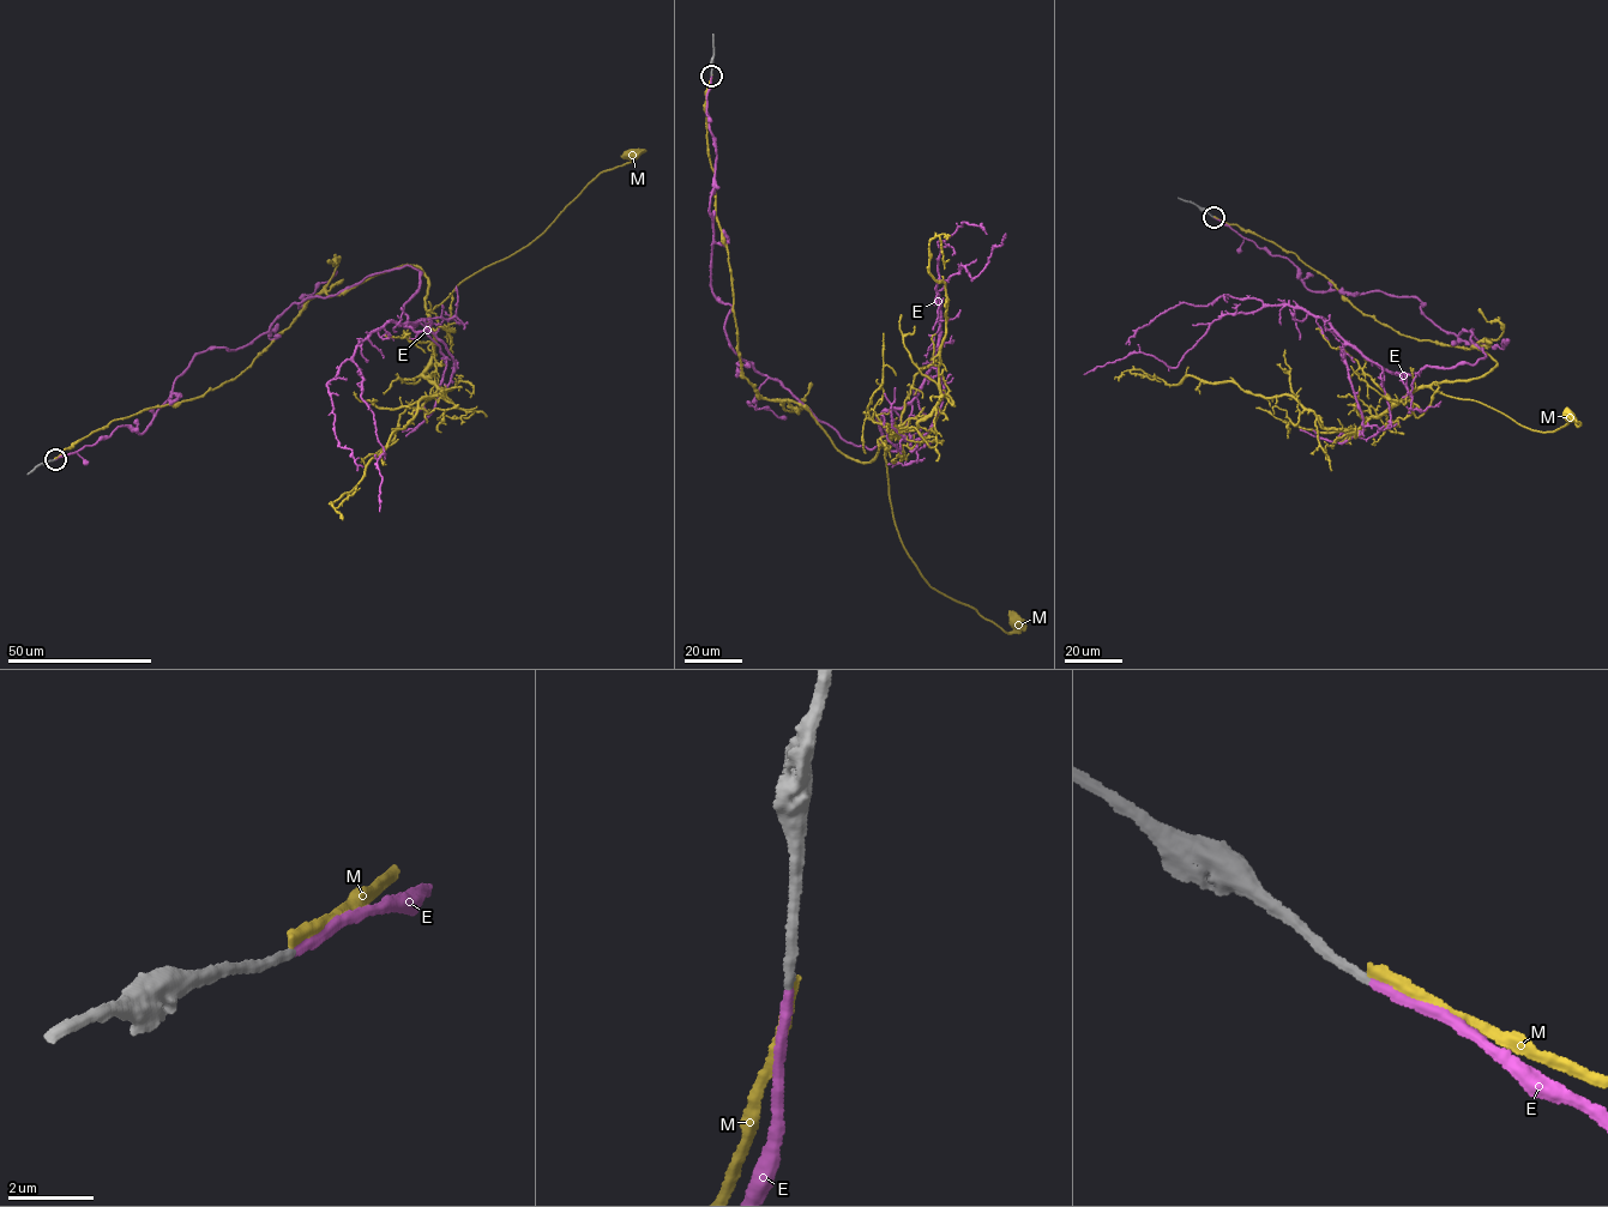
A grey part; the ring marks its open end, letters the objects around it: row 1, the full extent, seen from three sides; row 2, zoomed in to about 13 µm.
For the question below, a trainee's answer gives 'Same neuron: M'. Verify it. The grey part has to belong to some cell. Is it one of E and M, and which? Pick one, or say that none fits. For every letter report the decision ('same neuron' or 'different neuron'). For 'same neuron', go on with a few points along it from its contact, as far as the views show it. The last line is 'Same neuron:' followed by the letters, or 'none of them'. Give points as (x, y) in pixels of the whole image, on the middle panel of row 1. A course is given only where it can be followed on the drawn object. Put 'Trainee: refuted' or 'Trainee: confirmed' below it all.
E: same neuron; it runs (711, 76), (728, 342), (843, 440), (871, 450), (875, 418), (917, 394), (937, 282), (979, 275), (1005, 234)
M: different neuron
Same neuron: E
Trainee: refuted

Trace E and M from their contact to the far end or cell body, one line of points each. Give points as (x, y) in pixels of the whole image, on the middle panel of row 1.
E: (711, 76), (728, 342), (843, 440), (871, 450), (875, 418), (917, 394), (937, 282), (979, 275), (1005, 234)
M: (711, 74), (741, 376), (850, 457), (884, 441), (922, 578), (1015, 622)

